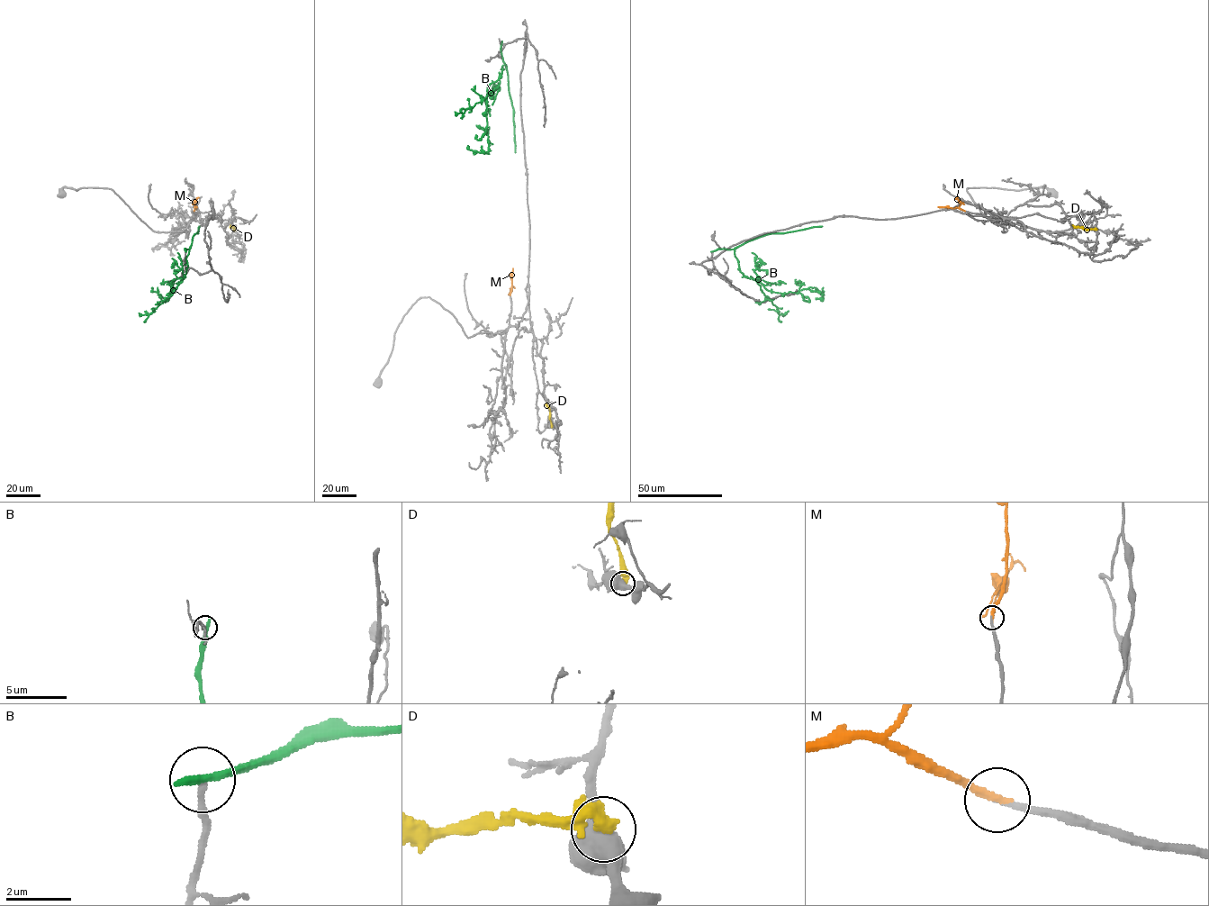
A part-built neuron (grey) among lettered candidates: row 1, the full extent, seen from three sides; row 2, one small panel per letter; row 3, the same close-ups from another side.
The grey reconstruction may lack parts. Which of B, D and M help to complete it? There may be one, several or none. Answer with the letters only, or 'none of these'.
M

